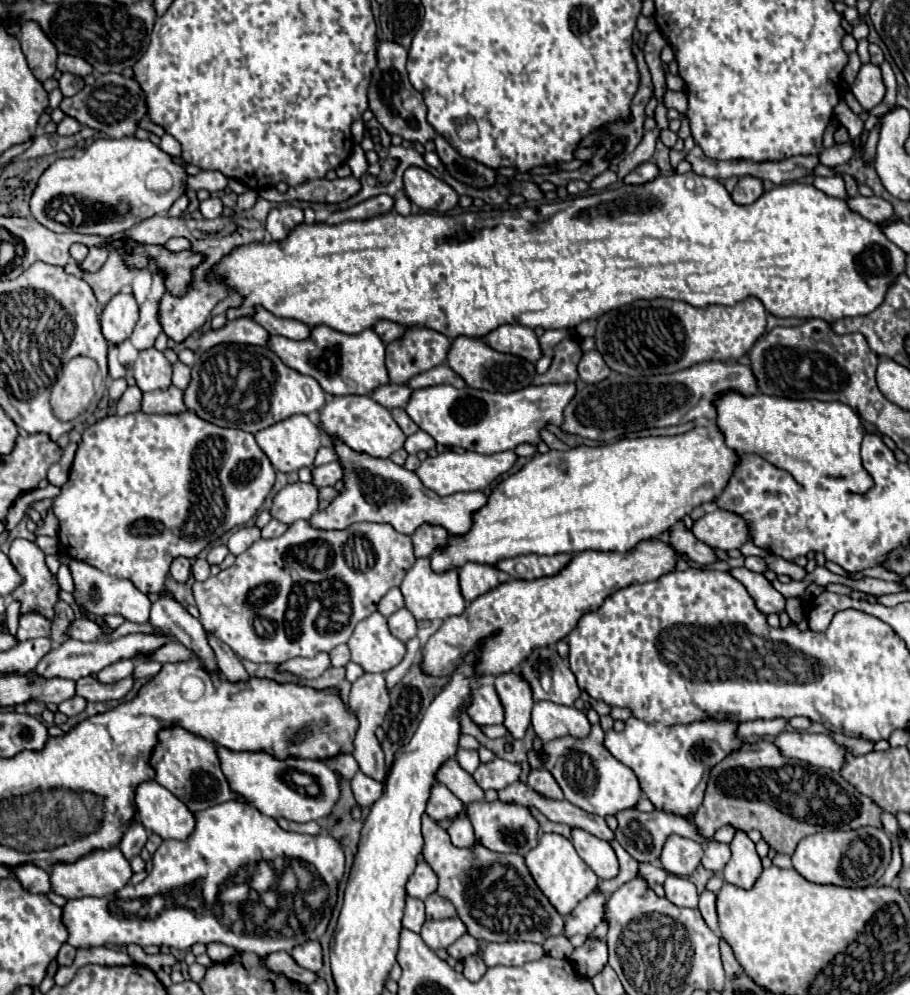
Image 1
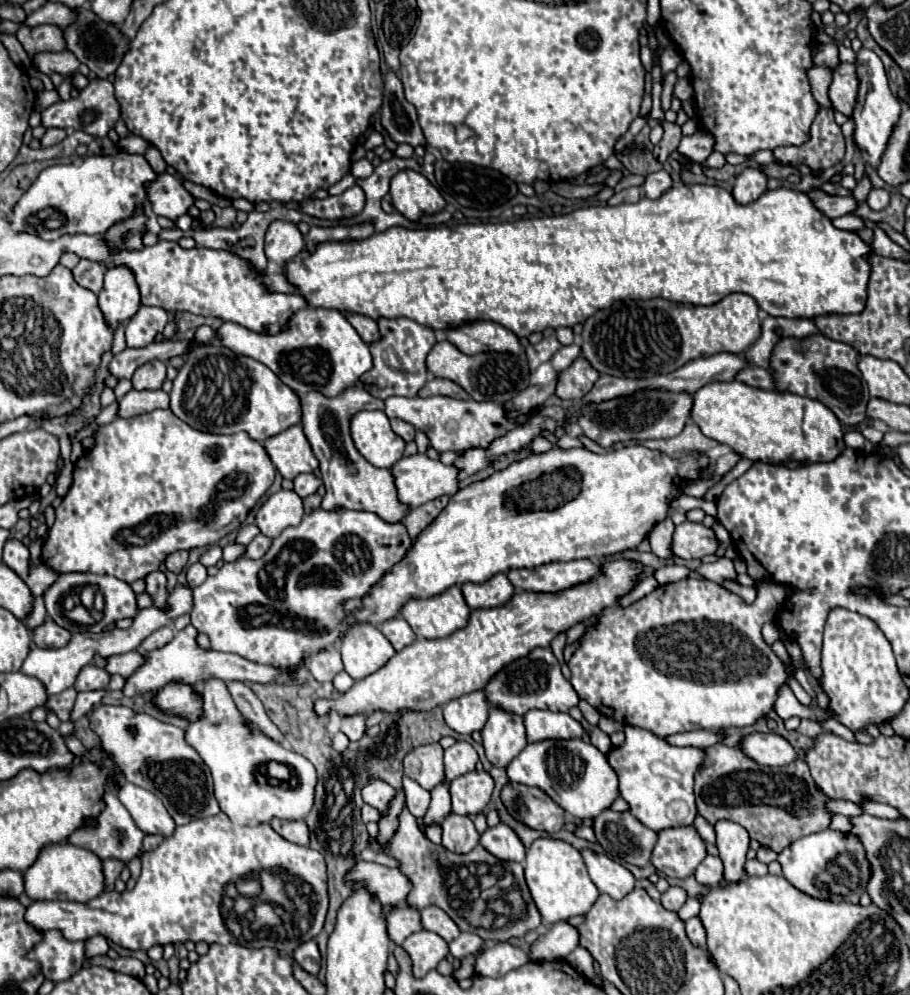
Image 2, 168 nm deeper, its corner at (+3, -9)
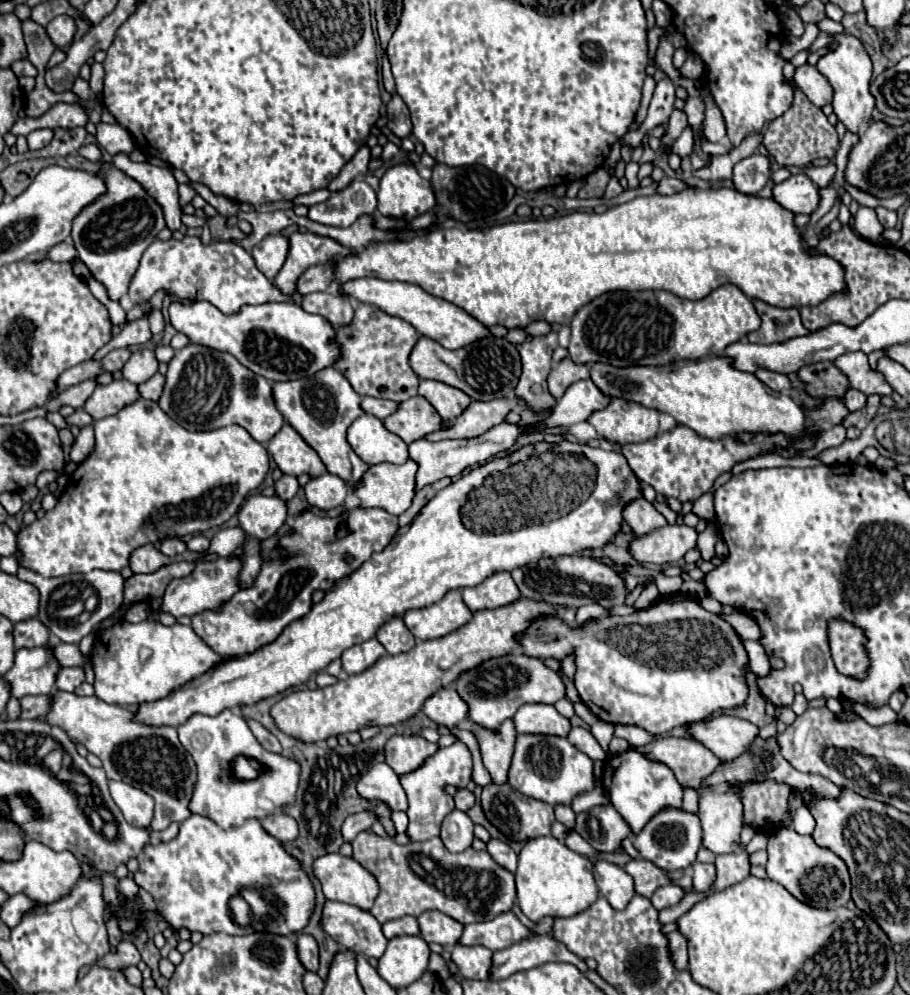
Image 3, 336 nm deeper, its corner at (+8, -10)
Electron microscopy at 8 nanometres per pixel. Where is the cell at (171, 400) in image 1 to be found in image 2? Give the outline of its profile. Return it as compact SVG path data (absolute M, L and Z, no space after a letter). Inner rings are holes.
M129 390L117 402L119 402L117 414L121 418L131 418L155 408L169 408L169 394L163 390Z

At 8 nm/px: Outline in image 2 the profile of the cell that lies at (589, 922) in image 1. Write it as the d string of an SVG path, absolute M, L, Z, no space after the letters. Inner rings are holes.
M557 922L533 944L529 944L527 956L531 962L557 962L563 960L577 946L577 930L567 922Z

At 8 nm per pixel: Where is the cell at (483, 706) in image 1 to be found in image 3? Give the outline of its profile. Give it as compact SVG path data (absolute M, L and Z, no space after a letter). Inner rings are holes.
M448 685L440 689L436 695L432 695L424 703L422 711L432 721L436 721L438 725L446 725L446 727L456 727L468 719L468 703L464 703L464 699L456 695L454 685Z

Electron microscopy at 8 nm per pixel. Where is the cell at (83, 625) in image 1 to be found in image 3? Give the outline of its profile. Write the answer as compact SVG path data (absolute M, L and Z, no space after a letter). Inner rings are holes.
M36 617L20 621L20 623L14 625L14 645L16 645L16 649L40 647L40 645L48 645L48 641L50 641L50 631Z

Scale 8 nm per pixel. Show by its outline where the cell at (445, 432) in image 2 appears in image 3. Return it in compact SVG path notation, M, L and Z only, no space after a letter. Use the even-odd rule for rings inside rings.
M362 397L362 409L368 415L374 415L378 419L386 419L388 415L392 415L392 411L396 411L396 407L400 407L400 403L392 403L390 399L372 399L372 397Z

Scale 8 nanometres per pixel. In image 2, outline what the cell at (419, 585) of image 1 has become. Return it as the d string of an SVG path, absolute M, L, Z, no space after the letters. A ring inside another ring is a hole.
M451 586L427 600L409 600L401 616L409 622L417 638L445 638L469 622L469 606L459 586Z

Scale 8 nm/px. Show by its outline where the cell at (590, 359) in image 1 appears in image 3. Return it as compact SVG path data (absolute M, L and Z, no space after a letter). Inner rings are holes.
M566 357L550 371L548 389L550 389L552 397L558 401L572 383L576 383L580 379L588 379L588 377L590 377L590 371L586 365L578 365L570 357Z

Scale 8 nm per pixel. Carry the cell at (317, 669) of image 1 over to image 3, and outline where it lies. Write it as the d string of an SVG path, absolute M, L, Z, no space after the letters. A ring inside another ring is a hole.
M118 621L98 633L90 657L96 671L96 697L114 705L140 705L164 699L176 687L182 687L222 663L222 657L216 655L192 627L180 623L164 627L156 621L142 621L138 625Z

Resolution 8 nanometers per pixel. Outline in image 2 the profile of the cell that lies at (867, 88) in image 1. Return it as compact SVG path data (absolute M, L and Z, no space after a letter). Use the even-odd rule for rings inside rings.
M839 62L833 68L833 82L829 86L829 100L833 110L849 116L853 112L853 102L857 98L857 76L853 74L853 64Z

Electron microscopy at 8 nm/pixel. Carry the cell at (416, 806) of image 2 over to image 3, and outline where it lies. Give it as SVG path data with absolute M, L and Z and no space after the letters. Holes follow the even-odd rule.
M378 763L366 775L362 775L362 779L358 781L358 793L364 799L384 801L394 811L408 809L408 799L404 795L404 789L400 787L400 777L386 763Z

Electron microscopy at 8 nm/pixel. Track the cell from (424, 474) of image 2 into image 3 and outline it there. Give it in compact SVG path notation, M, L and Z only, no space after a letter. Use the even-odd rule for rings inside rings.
M408 459L402 465L392 465L392 463L372 465L364 473L364 479L354 489L354 493L362 501L362 507L380 507L392 515L402 515L410 507L410 503L416 495L416 461Z

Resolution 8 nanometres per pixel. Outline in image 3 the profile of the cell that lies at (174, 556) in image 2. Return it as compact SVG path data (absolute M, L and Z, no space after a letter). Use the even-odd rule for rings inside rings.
M164 539L160 543L160 551L166 555L166 557L176 557L176 555L182 555L186 551L186 545L180 541L180 539Z

